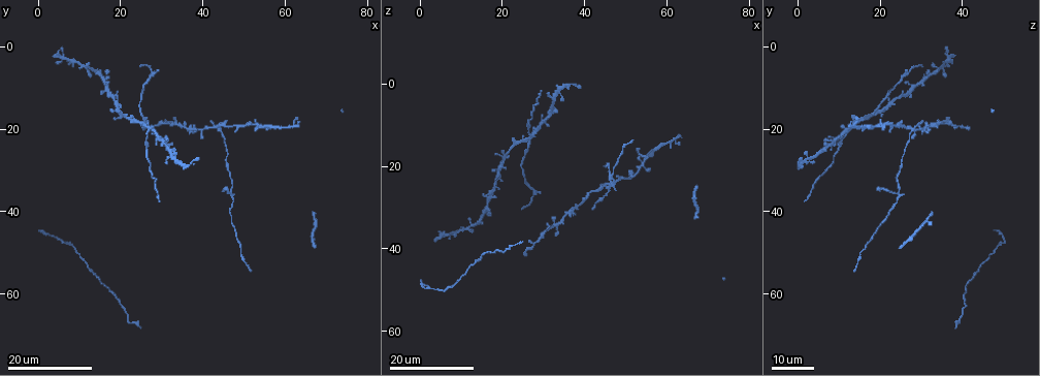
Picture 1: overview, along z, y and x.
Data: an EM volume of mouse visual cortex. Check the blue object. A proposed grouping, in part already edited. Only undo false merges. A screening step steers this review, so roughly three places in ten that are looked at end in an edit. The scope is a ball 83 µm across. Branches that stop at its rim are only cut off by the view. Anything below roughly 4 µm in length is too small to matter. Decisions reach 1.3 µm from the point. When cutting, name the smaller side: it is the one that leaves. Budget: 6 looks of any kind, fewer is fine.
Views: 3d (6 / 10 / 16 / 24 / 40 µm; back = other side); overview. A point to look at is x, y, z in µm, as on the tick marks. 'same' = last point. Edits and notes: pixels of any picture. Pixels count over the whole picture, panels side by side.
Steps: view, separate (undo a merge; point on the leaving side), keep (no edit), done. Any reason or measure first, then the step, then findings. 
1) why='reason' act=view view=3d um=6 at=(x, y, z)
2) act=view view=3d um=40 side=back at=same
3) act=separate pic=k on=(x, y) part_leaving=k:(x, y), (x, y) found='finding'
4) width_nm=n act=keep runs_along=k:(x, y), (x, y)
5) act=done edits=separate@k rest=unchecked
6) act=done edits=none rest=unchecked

act=view view=3d um=16 at=(5.5, 47.0, 50.0)

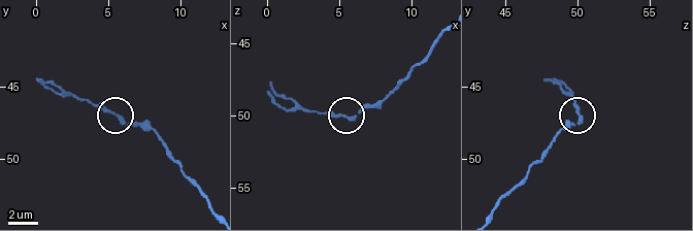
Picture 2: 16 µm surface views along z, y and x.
act=view view=3d um=10 at=(5.0, 46.8, 50.2)

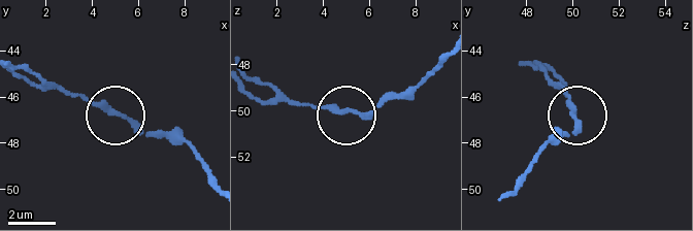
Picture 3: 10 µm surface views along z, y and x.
why='from behind' act=view view=3d um=10 side=back at=(5.3, 46.7, 50.0)

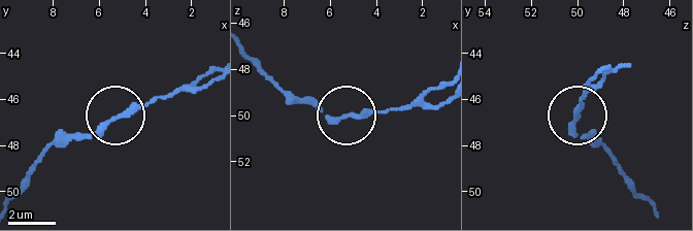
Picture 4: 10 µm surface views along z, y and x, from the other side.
act=separate pic=4 on=(124, 111) part_leaving=4:(100, 134), (210, 73) found='a second neuron is stuck on'

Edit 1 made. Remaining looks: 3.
why='a fork' act=view view=3d um=16 at=(27.5, 20.0, 12.5)

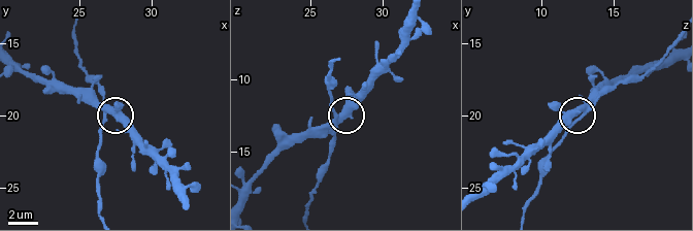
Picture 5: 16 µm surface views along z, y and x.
act=view view=3d um=6 at=(27.0, 19.8, 12.4)

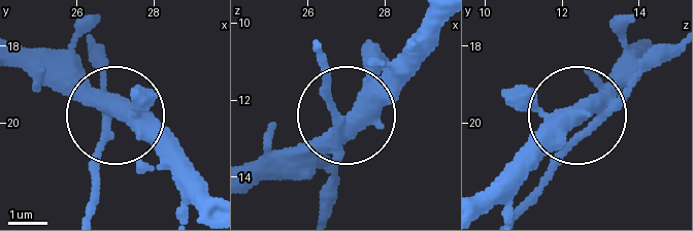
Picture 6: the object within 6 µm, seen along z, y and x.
arms=3 act=keep found='continuous, no second neuron'

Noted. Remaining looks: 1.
act=done edits=separate@4 rest=unchecked

